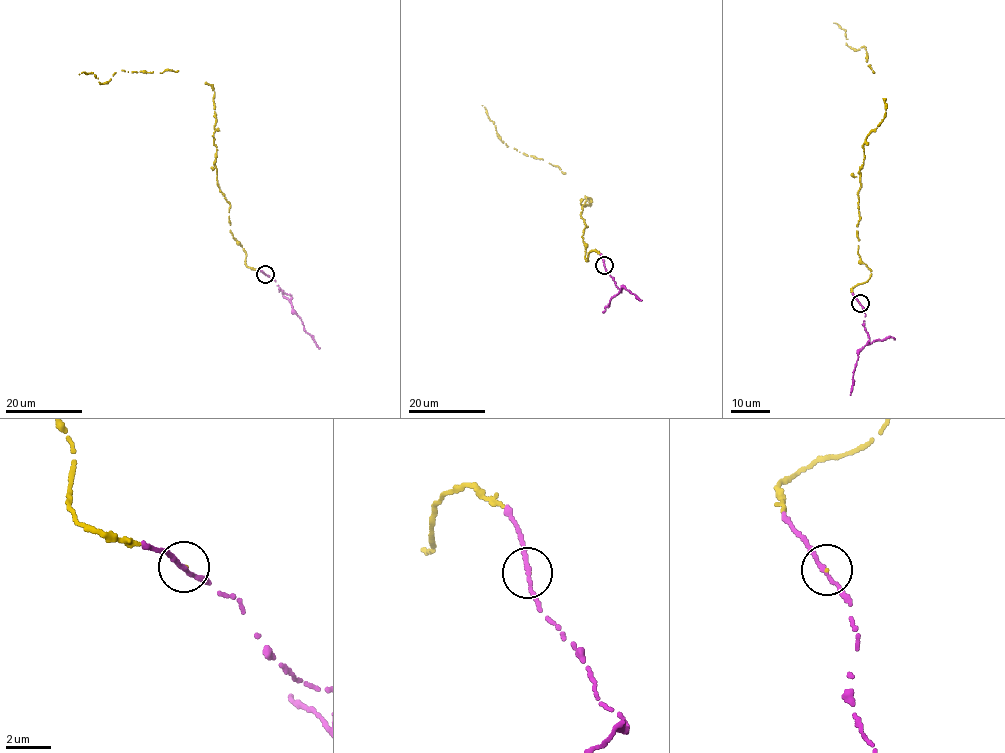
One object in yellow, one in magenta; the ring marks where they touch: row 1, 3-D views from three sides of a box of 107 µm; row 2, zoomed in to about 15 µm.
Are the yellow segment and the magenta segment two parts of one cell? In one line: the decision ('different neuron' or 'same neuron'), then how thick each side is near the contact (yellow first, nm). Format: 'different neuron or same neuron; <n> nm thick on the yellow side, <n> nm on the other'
same neuron; 70 nm thick on the yellow side, 190 nm on the other

